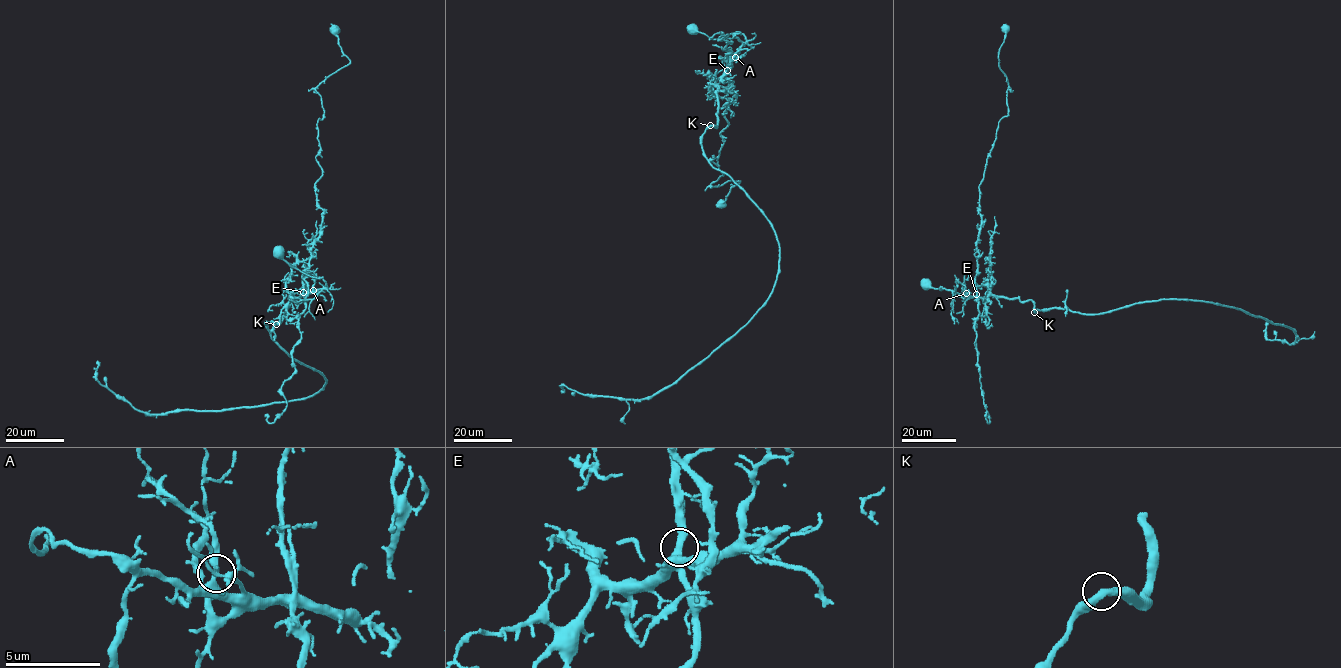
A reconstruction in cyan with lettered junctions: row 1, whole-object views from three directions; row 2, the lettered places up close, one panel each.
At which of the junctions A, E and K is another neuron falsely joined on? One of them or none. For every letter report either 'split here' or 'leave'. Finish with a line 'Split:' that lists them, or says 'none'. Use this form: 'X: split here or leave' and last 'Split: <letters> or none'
A: leave
E: split here
K: leave
Split: E

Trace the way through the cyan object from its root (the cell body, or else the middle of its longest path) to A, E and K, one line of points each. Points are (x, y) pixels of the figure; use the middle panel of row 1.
A: (693, 27), (714, 39), (735, 32), (743, 34), (747, 42), (735, 57)
E: (693, 27), (714, 39), (735, 32), (743, 35), (747, 42), (726, 70)
K: (693, 27), (711, 38), (735, 32), (743, 34), (747, 40), (716, 81), (717, 125), (710, 125)

